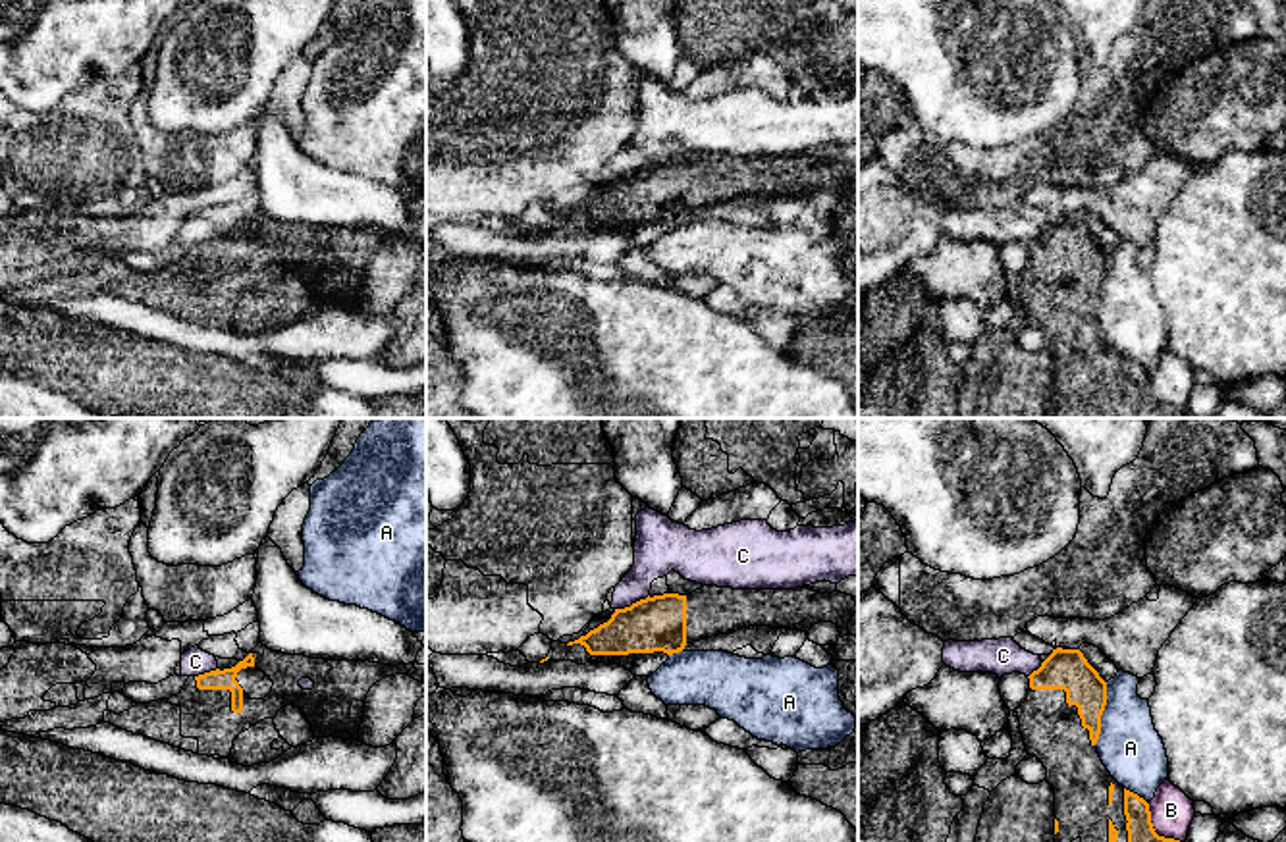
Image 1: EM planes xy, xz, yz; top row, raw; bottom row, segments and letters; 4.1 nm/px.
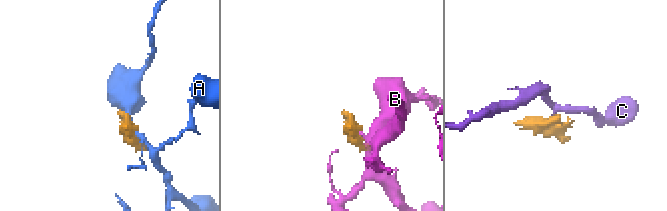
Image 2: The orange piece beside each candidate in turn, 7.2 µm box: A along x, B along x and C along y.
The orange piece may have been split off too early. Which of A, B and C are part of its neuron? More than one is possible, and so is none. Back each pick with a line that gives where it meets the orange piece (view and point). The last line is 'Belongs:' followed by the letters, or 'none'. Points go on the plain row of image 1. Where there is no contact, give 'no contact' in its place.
Belongs: none

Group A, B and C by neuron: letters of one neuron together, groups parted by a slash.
A / B / C

